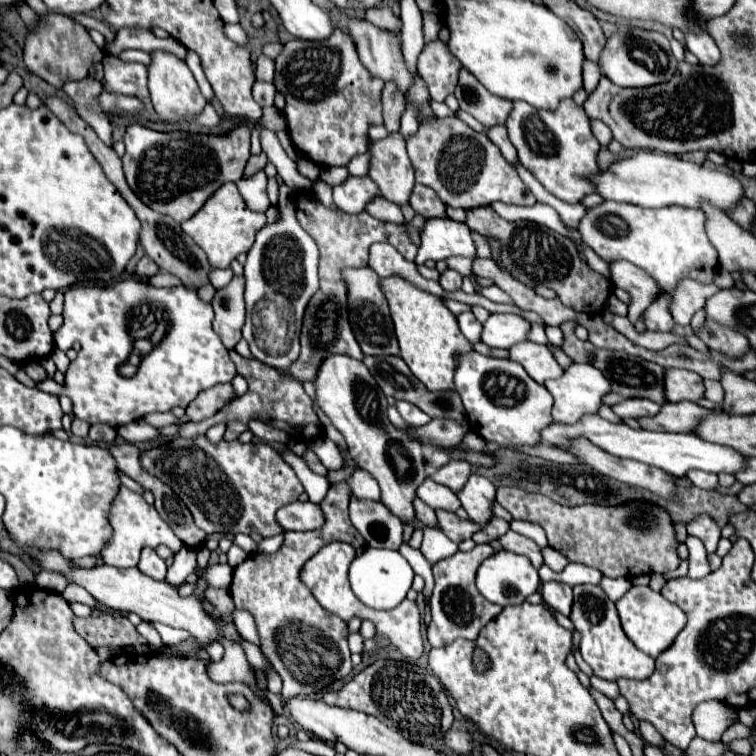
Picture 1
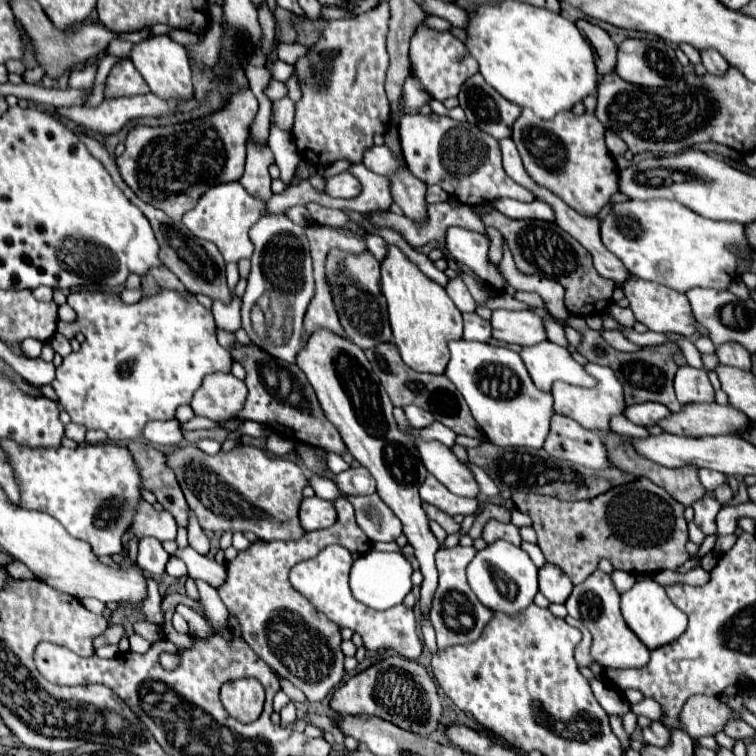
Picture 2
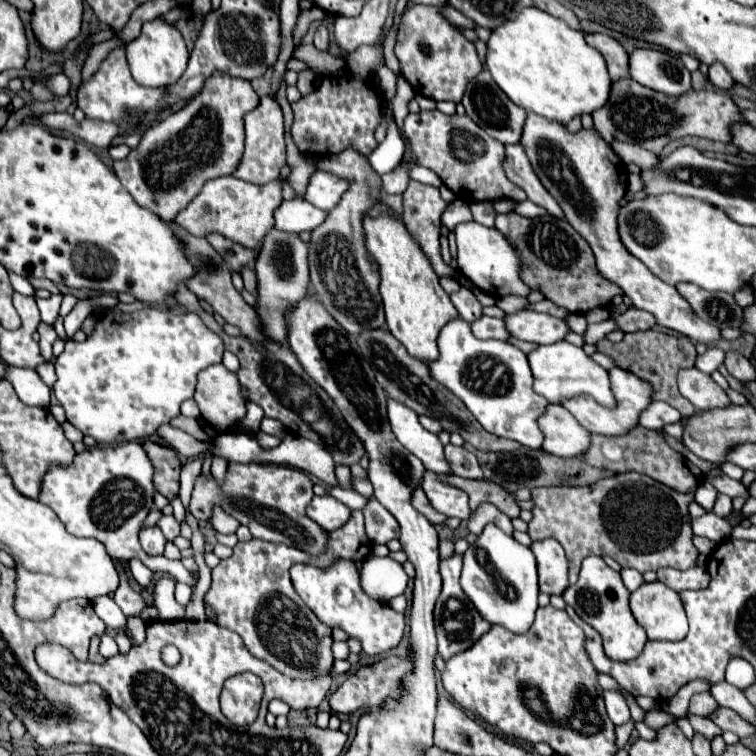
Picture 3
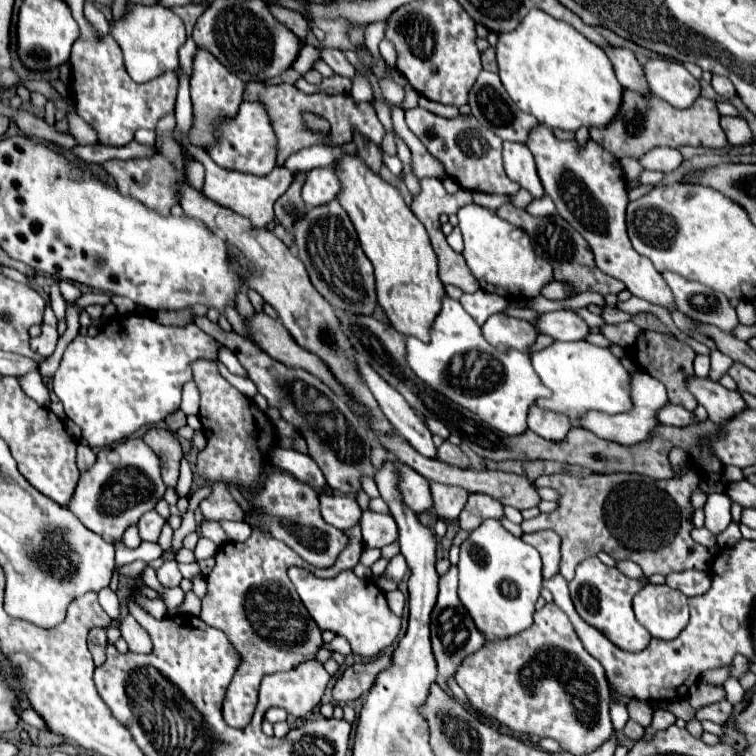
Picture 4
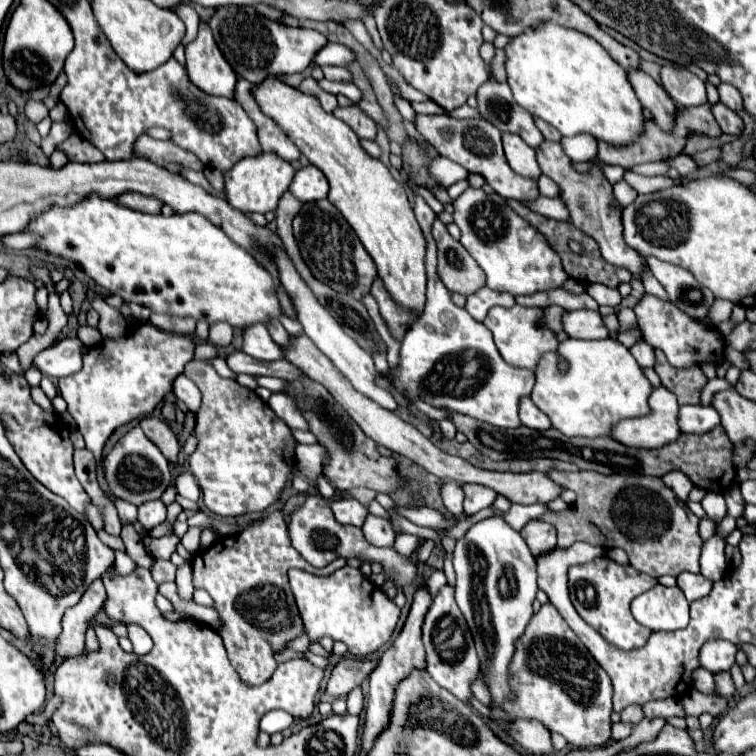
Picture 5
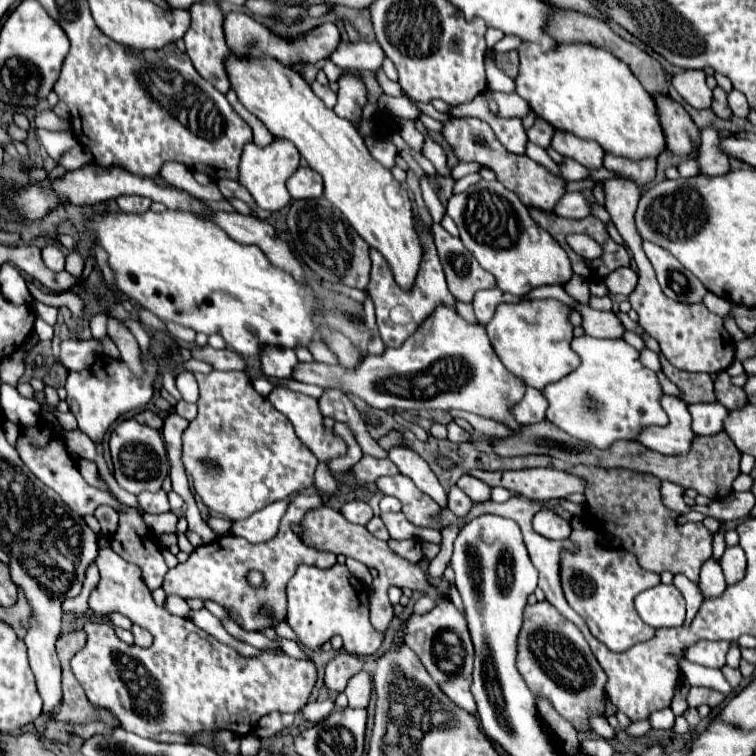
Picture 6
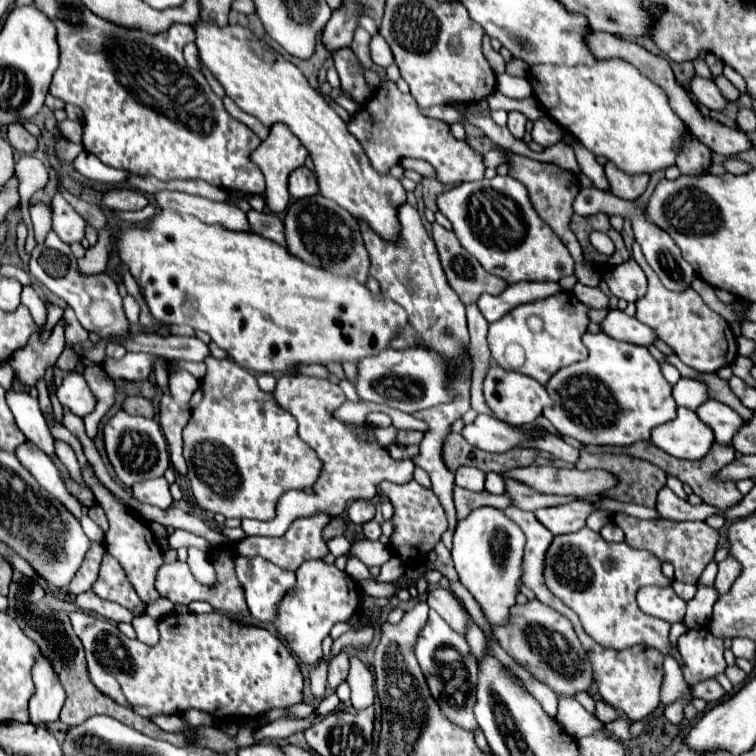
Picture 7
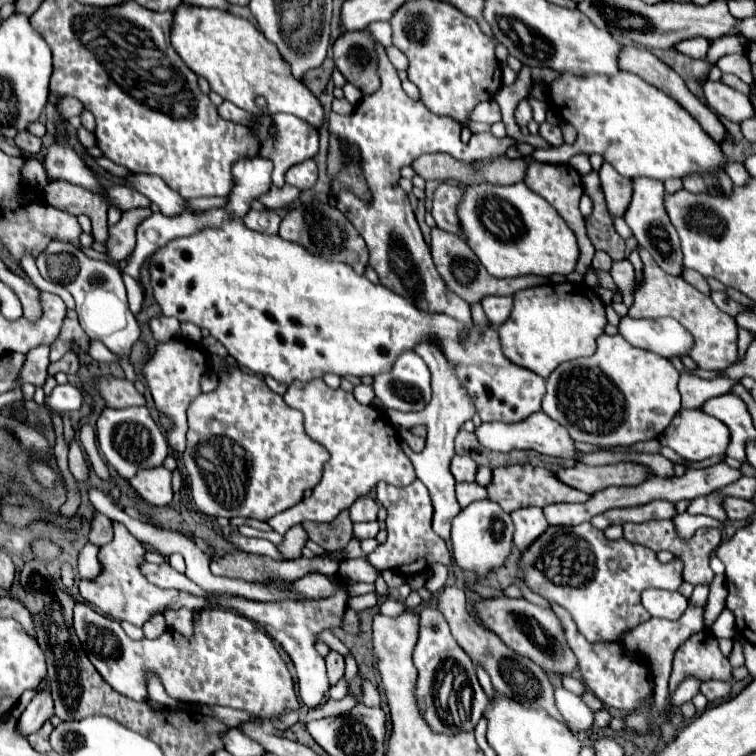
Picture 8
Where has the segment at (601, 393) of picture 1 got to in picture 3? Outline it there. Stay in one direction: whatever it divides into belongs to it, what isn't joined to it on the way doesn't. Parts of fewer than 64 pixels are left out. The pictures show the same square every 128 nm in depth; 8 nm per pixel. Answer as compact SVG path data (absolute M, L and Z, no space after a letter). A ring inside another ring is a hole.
M612 368L610 370L610 380L612 380L612 392L616 396L616 408L614 410L608 410L608 408L596 404L590 396L576 396L576 400L566 400L564 408L580 422L582 428L586 428L592 434L626 436L632 428L638 426L640 414L650 406L650 402L652 402L652 384L648 384L646 380L640 380L638 376L634 376L632 372L626 372L622 368Z

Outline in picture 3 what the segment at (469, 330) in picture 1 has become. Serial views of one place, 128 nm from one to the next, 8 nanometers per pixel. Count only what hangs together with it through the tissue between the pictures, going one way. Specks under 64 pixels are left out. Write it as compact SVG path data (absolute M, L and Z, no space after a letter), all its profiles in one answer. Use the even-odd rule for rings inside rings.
M482 316L480 320L472 322L472 334L480 340L486 340L486 338L496 338L496 340L510 340L510 332L508 328L504 326L504 320L500 318L490 318L490 316Z

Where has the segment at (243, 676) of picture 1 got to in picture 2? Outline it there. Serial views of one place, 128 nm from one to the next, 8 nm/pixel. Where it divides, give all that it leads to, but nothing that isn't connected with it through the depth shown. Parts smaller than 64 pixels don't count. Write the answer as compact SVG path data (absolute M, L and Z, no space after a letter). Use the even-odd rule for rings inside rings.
M172 593L166 595L161 604L162 611L166 613L168 610L175 610L176 606L184 602L186 606L190 606L190 608L194 608L194 610L198 610L200 614L202 614L202 606L200 606L200 602L196 602L196 600L192 600L186 594L180 593Z

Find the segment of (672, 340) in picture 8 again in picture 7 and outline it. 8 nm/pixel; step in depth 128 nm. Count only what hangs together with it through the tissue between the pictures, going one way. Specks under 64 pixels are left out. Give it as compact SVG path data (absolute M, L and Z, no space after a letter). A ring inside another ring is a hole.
M610 310L600 326L608 336L614 336L616 340L638 344L638 346L654 346L654 342L658 340L658 334L654 328L648 328L640 320L626 316L622 310Z

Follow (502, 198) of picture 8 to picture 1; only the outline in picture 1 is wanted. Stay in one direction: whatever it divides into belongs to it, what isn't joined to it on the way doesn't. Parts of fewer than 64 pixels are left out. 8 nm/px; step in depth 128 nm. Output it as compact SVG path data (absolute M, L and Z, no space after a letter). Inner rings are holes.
M428 220L428 224L422 228L420 240L422 244L416 256L418 264L424 264L426 260L446 260L448 256L476 258L476 244L470 236L470 228L454 220Z

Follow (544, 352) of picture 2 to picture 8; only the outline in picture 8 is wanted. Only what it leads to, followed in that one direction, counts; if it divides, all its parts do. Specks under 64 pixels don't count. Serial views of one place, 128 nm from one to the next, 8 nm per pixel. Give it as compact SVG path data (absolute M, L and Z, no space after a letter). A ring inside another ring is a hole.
M602 334L594 356L564 362L550 374L542 410L562 424L576 442L630 446L652 440L670 426L682 408L678 380L680 374L668 358L634 348L620 334Z

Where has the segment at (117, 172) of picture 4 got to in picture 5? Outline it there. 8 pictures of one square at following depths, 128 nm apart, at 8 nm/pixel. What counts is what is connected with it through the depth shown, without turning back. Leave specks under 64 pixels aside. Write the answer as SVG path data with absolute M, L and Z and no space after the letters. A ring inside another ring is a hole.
M70 136L68 140L64 140L62 144L56 146L56 150L62 150L68 160L78 160L78 162L100 162L104 160L104 154L92 146L88 140L78 138L78 136ZM126 192L126 194L118 196L118 202L126 208L132 208L132 210L138 210L144 214L160 214L160 208L162 208L160 200L150 198L150 196L142 196L136 192Z

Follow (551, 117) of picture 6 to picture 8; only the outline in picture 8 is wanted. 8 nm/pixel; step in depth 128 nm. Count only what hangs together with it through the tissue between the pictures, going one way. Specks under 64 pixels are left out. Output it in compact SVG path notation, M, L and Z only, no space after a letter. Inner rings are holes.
M562 72L562 76L550 84L550 90L550 108L576 128L578 138L574 144L552 150L538 148L532 156L540 162L564 164L554 160L570 160L574 154L600 154L626 178L644 176L662 182L666 182L666 178L682 180L690 174L718 176L718 172L730 164L722 146L700 128L696 118L636 74L618 72L616 76L576 78Z

